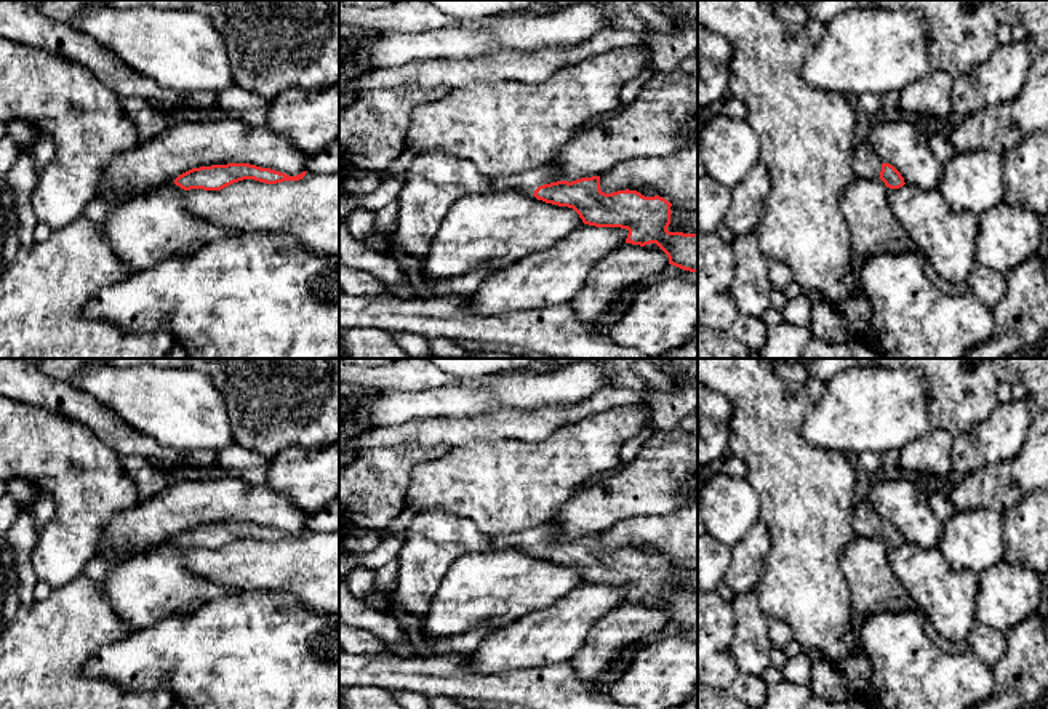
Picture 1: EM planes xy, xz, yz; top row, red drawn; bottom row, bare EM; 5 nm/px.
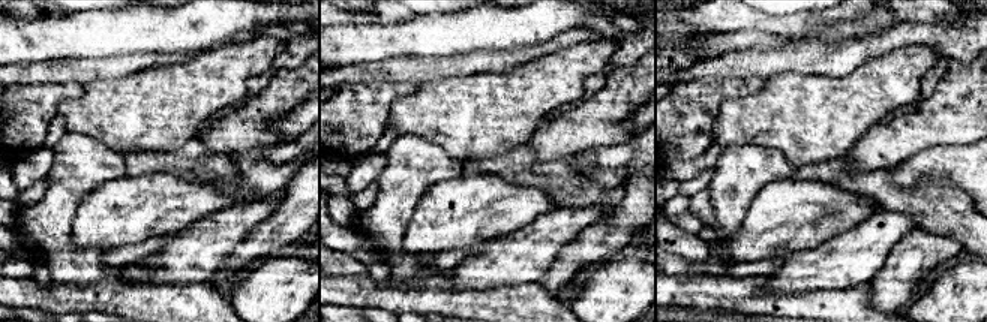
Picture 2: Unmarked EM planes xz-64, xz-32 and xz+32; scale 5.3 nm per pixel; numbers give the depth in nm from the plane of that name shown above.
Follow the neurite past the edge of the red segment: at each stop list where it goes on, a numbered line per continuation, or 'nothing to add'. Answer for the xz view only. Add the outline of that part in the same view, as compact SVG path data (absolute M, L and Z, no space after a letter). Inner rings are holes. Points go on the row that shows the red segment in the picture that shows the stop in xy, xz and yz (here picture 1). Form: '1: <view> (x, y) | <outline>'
1: xz (528, 181) | M550 162L536 170L523 171L518 174L498 176L491 179L491 184L486 187L486 190L488 192L517 190L533 195L539 186L557 181L558 181L558 166L555 165L555 162Z

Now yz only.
1: yz (866, 164) | M866 139L854 146L853 165L859 178L880 178L882 162Z

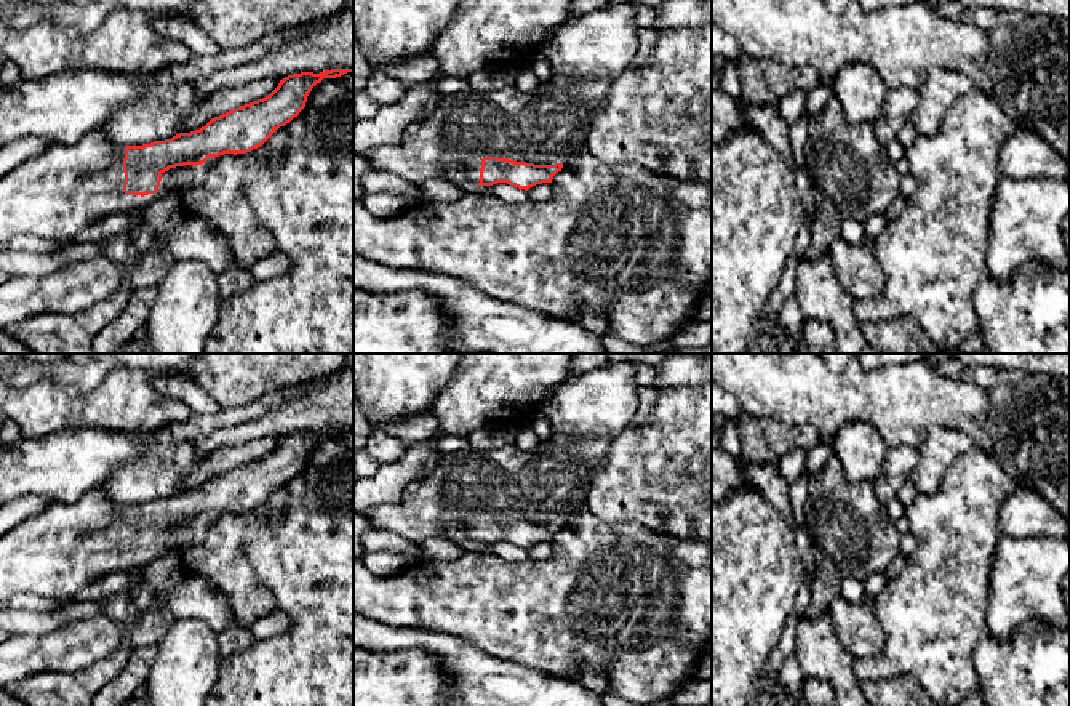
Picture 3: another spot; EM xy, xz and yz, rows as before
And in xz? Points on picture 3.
1: xz (546, 127) | M552 75L533 93L515 85L502 90L461 90L441 98L433 114L411 123L395 146L363 152L373 170L403 178L413 184L446 179L461 186L478 186L483 157L499 157L534 165L565 163L587 144L587 133L609 80Z

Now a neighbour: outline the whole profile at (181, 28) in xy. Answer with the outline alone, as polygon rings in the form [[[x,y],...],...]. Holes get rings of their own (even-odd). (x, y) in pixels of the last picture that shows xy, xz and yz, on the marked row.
[[[152,16],[157,34],[184,43],[194,54],[216,54],[221,46],[189,16]]]

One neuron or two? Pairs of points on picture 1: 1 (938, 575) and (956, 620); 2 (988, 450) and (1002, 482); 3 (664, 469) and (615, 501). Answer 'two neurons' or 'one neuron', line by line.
1: one neuron
2: two neurons
3: one neuron

